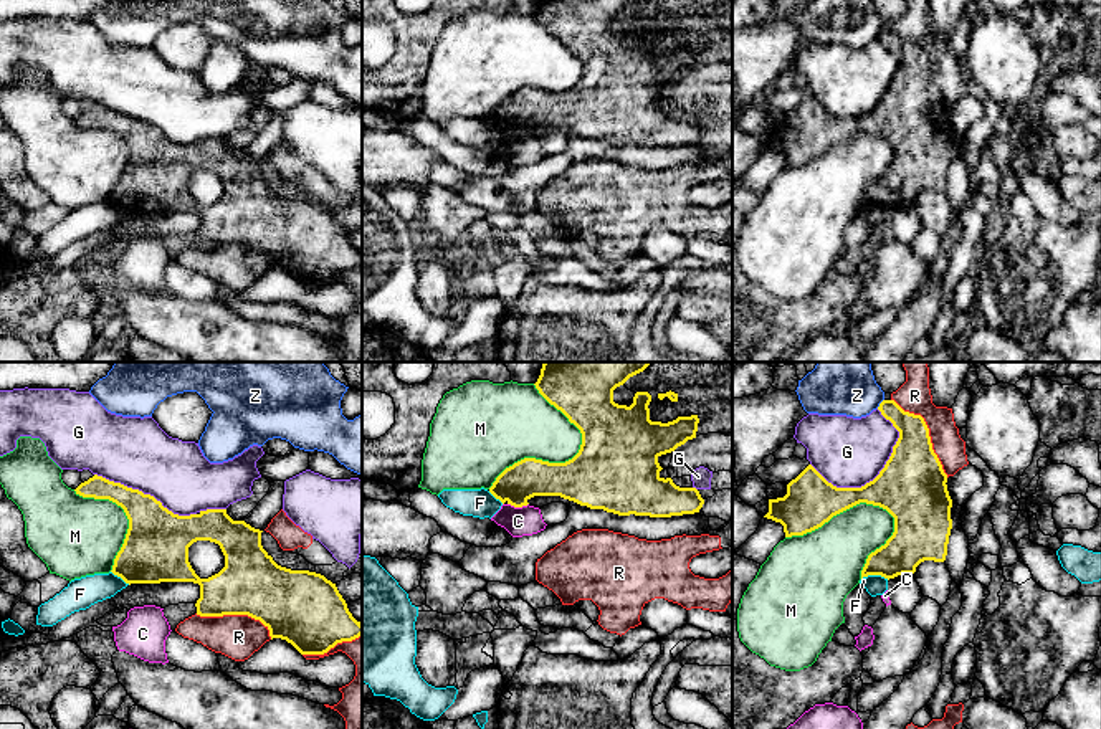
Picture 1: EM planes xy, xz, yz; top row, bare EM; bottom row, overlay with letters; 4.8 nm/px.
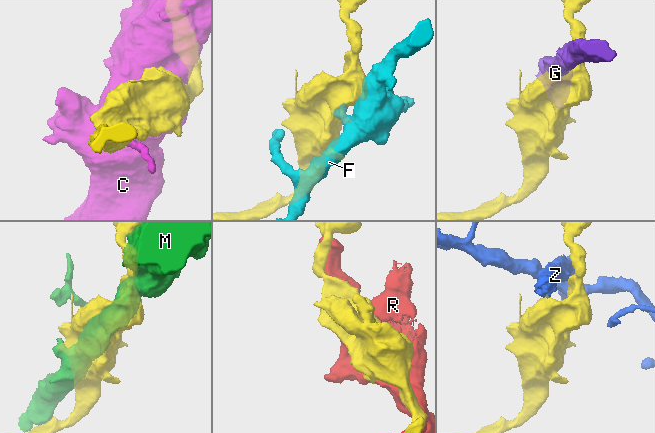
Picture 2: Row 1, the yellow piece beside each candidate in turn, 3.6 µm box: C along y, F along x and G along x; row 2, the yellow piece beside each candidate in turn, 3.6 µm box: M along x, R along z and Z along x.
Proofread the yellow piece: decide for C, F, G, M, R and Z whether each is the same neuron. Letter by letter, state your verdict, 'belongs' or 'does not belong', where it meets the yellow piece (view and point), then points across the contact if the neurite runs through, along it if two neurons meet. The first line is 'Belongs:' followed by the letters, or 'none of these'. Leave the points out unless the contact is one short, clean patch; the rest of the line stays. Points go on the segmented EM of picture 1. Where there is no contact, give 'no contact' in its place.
Belongs: none of these
C: does not belong | xz (518, 506)
F: does not belong | yz (875, 574) | along yz (862, 577), (883, 576), (888, 579)
G: does not belong | yz (867, 483)
M: does not belong | yz (840, 511)
R: does not belong | yz (928, 432)
Z: does not belong | yz (880, 404)

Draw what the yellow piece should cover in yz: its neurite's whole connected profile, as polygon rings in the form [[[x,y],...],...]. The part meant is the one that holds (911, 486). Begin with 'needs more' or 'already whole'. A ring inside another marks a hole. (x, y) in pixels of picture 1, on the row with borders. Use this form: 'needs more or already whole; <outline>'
already whole; [[[883,400],[878,410],[899,431],[899,438],[884,468],[873,481],[861,488],[836,488],[808,465],[787,484],[787,494],[784,498],[769,499],[769,512],[764,517],[780,522],[785,537],[792,537],[822,527],[833,516],[860,503],[879,506],[894,517],[894,532],[884,546],[868,555],[861,579],[881,575],[889,580],[903,574],[914,574],[916,567],[924,560],[946,560],[952,529],[952,499],[946,484],[947,474],[932,450],[924,418],[904,412],[894,400]]]

